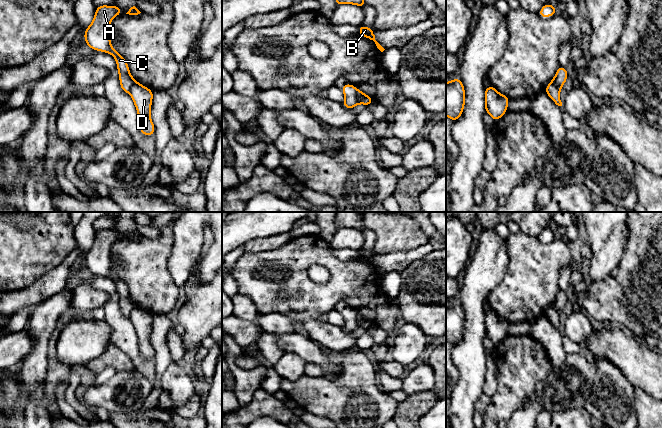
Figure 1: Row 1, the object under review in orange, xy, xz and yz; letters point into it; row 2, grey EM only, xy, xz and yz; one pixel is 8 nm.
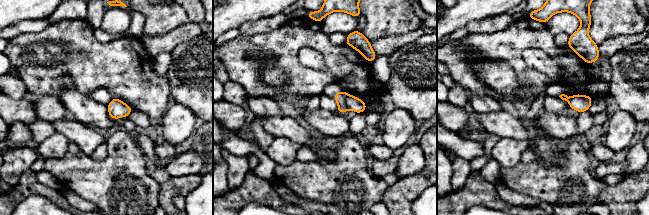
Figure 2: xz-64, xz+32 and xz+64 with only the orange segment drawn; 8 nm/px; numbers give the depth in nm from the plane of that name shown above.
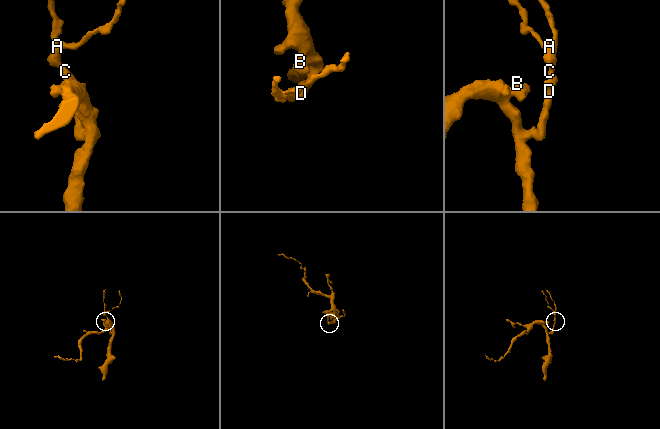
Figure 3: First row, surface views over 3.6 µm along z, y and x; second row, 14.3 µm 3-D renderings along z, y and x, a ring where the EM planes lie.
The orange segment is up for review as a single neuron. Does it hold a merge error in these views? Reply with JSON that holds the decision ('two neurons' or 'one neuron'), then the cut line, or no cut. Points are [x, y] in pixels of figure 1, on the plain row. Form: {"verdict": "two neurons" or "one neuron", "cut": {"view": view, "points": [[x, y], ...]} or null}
{"verdict": "two neurons", "cut": {"view": "xz", "points": [[357, 313], [356, 320], [360, 326]]}}

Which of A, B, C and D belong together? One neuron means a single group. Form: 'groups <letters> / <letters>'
groups A C / B D

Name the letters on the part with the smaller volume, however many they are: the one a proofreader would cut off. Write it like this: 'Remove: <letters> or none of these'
Remove: A, C

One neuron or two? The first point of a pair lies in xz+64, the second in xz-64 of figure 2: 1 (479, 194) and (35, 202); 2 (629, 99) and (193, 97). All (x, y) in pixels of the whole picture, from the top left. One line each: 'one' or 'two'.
1: two
2: one

